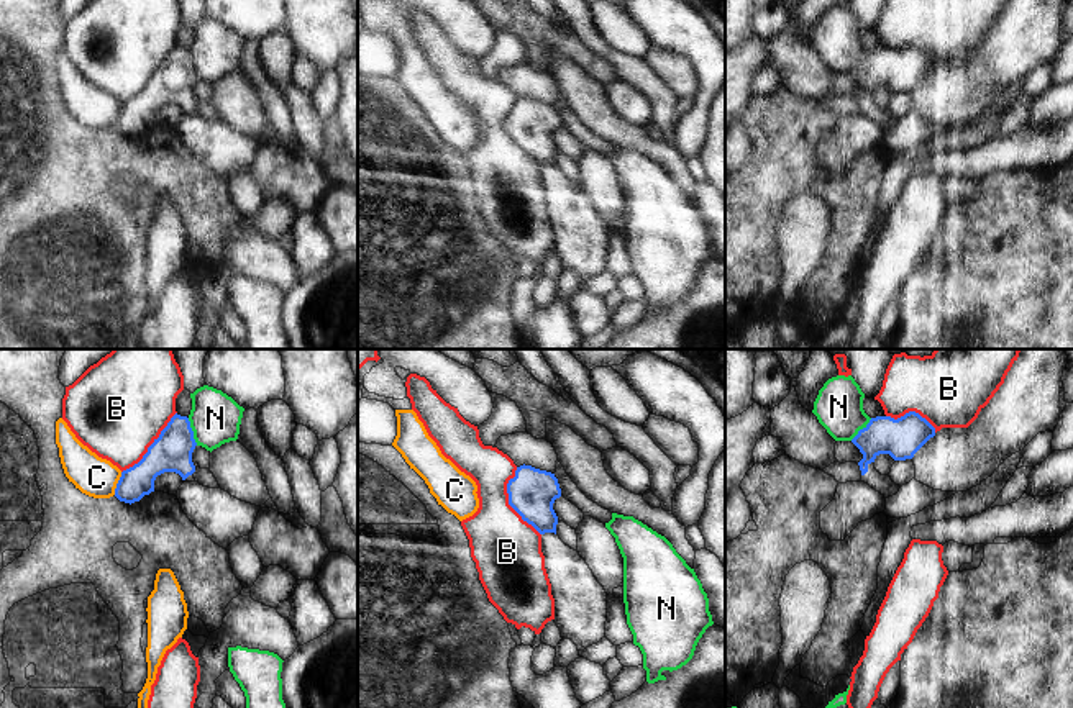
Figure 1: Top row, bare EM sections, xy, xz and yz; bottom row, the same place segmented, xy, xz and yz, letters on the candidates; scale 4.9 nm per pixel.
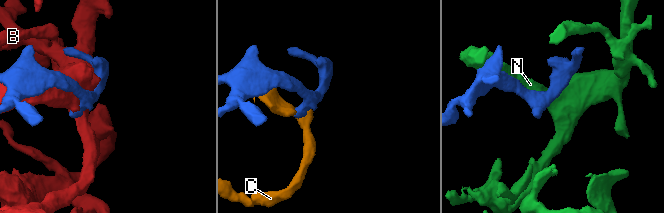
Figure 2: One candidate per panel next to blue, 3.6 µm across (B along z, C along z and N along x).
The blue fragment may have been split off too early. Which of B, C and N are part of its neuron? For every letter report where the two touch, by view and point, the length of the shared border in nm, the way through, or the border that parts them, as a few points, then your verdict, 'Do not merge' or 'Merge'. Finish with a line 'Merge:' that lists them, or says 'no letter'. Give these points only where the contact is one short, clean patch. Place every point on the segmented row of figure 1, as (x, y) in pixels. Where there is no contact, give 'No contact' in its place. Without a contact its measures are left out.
B: Touches blue at xz (509, 502). Shared border 360 nm. Do not merge
C: Touches blue at xy (117, 484). Shared border 120 nm. Boundary: xy (122, 472), (114, 494). Do not merge
N: Touches blue at xy (192, 431). Shared border 140 nm. Do not merge
Merge: no letter.

